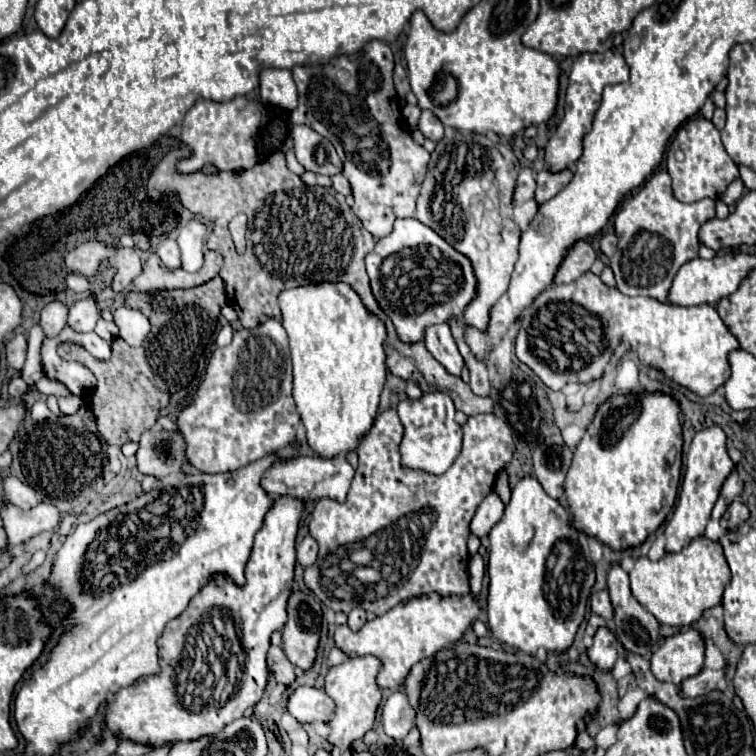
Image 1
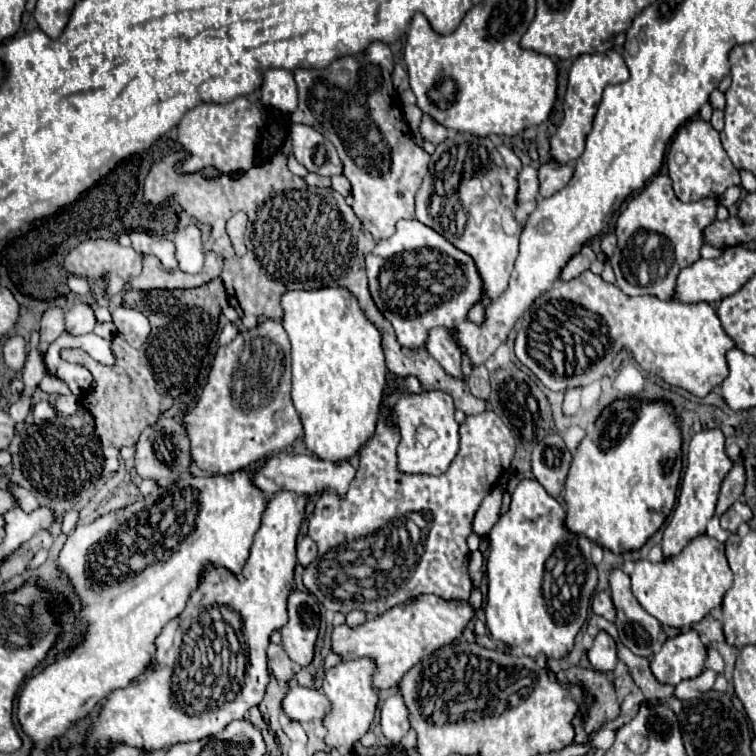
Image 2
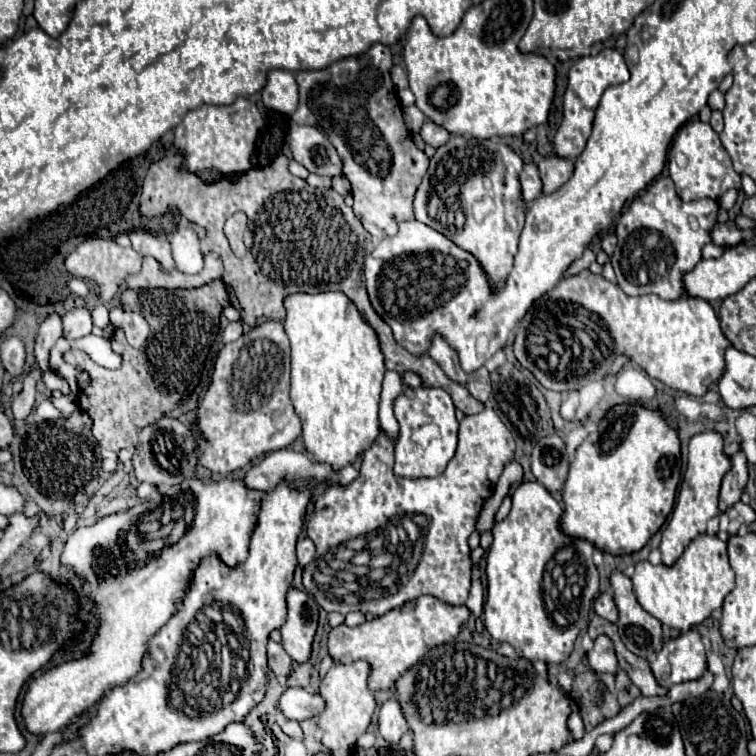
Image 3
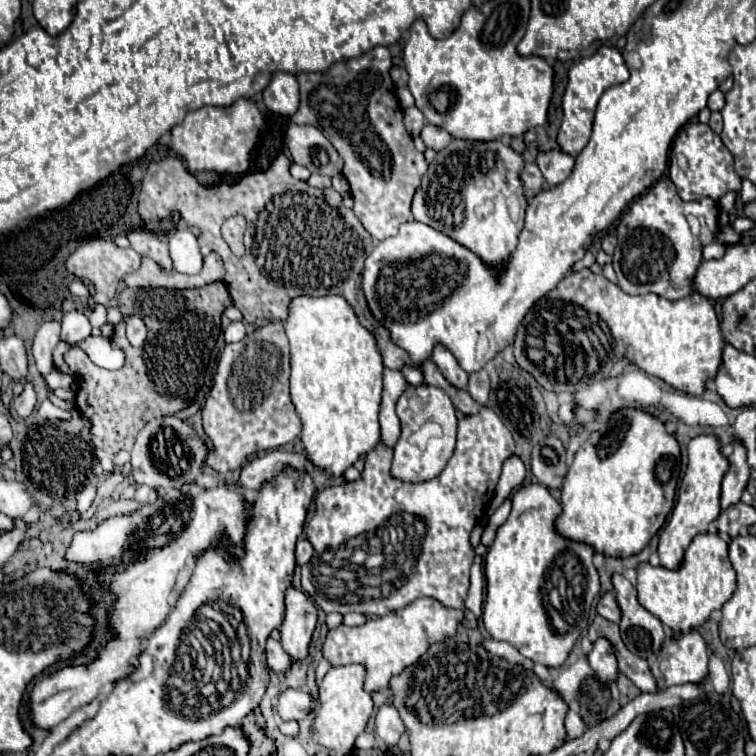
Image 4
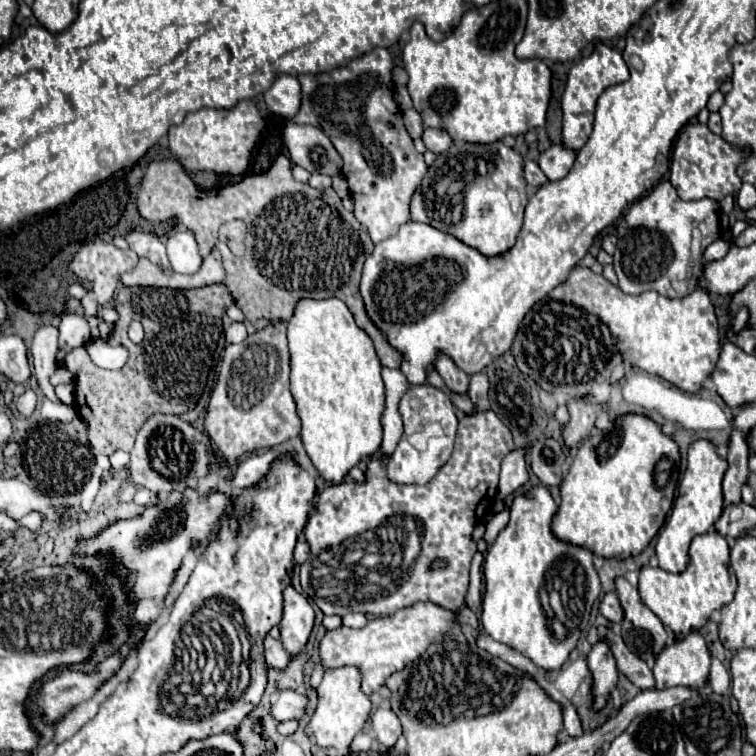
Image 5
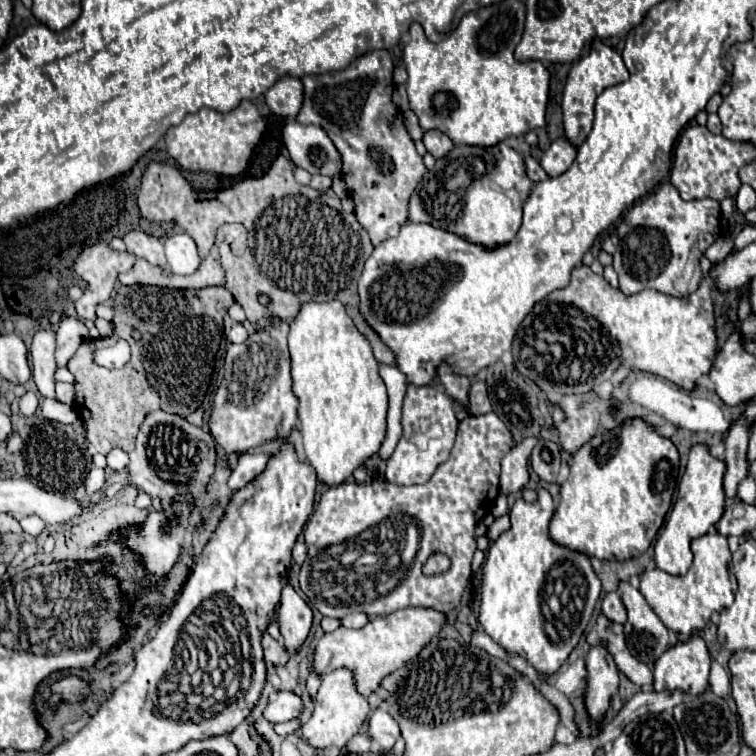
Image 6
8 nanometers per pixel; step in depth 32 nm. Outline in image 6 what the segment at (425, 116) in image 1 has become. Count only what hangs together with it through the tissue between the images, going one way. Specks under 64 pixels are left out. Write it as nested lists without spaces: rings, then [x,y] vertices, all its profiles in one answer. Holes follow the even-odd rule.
[[[428,130],[428,132],[424,132],[422,142],[424,142],[426,150],[428,150],[434,158],[446,156],[446,152],[450,152],[450,148],[454,146],[452,140],[450,140],[444,132],[440,132],[440,130]]]

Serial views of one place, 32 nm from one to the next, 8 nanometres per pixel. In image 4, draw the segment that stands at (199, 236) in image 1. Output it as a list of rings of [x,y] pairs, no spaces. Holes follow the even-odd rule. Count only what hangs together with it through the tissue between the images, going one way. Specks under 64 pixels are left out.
[[[190,228],[174,232],[168,240],[168,246],[170,246],[170,258],[178,272],[198,274],[202,270],[202,254],[198,246],[198,236]]]

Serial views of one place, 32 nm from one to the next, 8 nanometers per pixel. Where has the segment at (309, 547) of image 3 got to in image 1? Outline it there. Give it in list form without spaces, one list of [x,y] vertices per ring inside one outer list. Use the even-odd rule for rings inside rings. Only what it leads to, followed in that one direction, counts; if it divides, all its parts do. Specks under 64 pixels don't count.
[[[306,536],[298,546],[296,546],[296,556],[298,556],[298,562],[308,568],[316,562],[318,558],[318,542],[312,538],[312,536]]]

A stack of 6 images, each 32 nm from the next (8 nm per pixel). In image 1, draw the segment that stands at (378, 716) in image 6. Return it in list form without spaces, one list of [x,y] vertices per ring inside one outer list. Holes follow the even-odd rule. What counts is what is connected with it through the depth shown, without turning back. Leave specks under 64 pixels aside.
[[[402,690],[394,692],[386,700],[382,708],[382,724],[384,724],[384,732],[394,740],[402,740],[414,728],[416,712]]]

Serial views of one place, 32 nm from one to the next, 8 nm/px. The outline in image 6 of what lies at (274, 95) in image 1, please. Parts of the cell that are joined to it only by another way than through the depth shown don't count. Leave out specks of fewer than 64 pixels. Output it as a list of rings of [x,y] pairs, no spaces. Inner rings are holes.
[[[282,76],[264,96],[274,114],[282,118],[294,118],[302,106],[302,82],[292,76]]]

